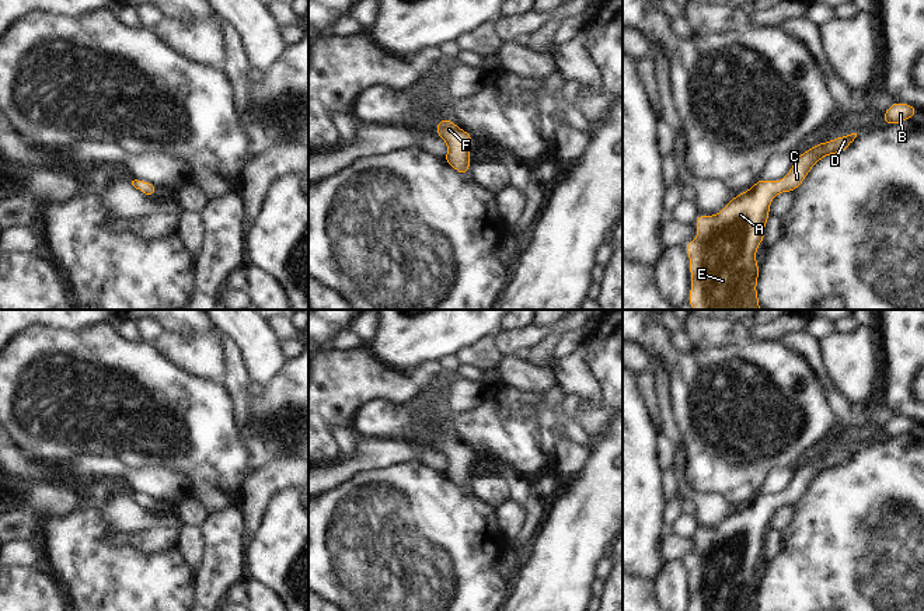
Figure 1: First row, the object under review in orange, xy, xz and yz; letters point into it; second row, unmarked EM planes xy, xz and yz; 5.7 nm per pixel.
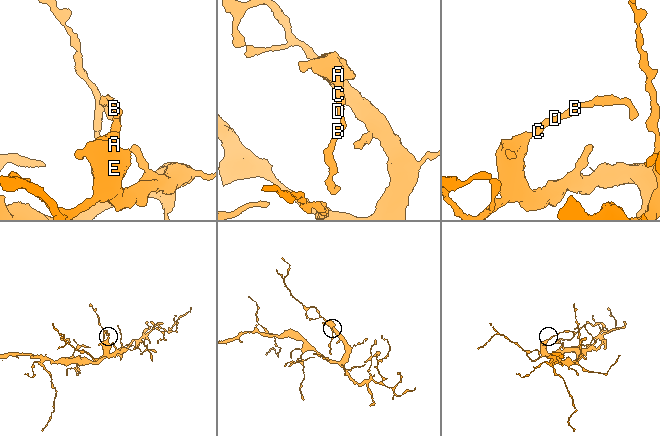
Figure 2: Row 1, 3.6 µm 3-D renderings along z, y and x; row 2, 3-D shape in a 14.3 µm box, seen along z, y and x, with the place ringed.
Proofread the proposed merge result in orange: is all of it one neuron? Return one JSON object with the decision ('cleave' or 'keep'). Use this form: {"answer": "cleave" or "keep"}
{"answer": "keep"}

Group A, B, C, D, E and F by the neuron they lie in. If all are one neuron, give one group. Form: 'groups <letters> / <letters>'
groups A B C D E F

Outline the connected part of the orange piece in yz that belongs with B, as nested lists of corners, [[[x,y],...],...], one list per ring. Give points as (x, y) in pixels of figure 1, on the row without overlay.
[[[893,416],[885,426],[882,437],[896,439],[913,432],[918,426],[918,422],[904,418]]]

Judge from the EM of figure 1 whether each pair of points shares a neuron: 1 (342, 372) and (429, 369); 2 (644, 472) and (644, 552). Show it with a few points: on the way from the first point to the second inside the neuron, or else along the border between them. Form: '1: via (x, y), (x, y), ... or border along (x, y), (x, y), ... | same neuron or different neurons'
1: via (363, 379), (408, 380) | same neuron
2: via (644, 492), (644, 533) | same neuron

